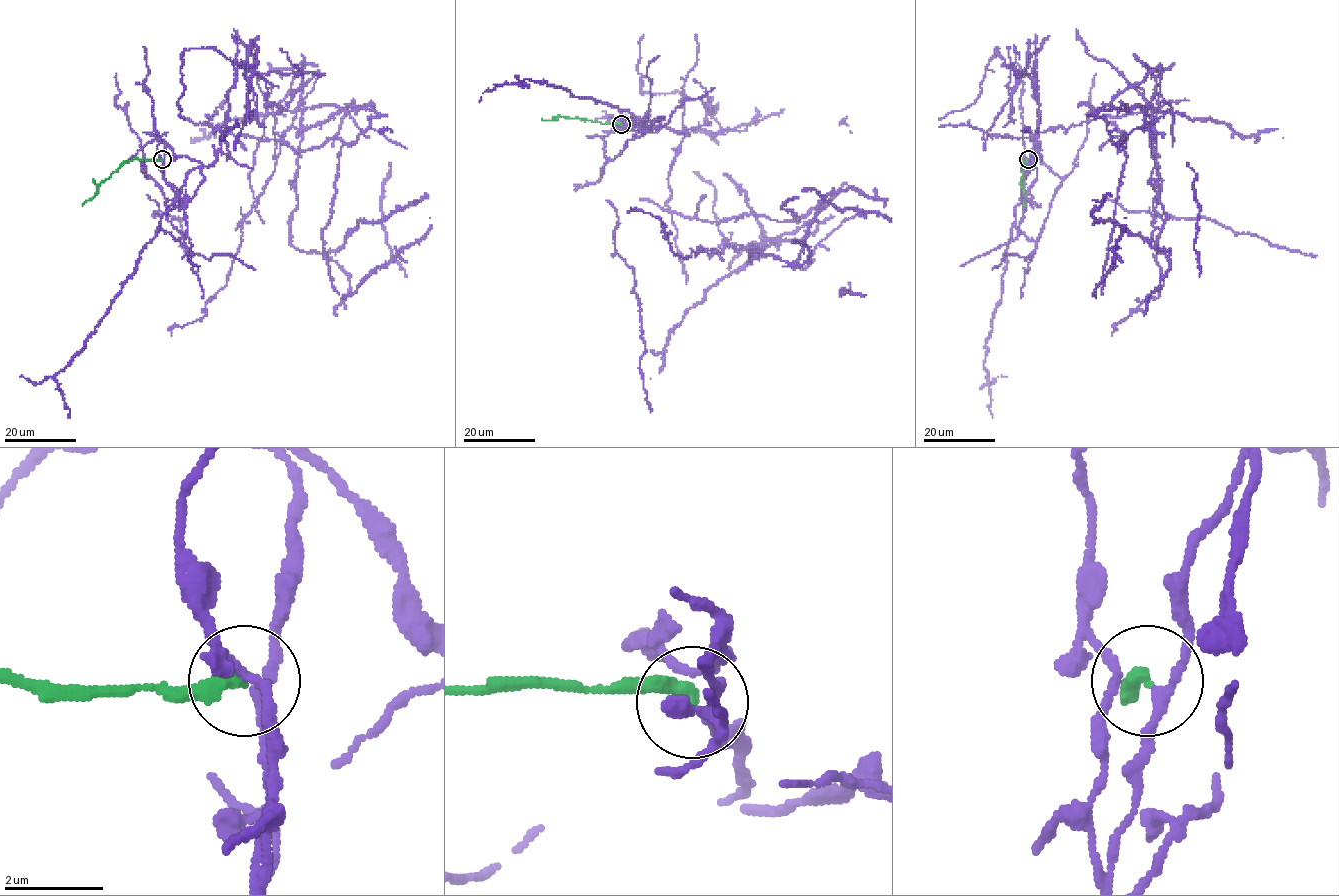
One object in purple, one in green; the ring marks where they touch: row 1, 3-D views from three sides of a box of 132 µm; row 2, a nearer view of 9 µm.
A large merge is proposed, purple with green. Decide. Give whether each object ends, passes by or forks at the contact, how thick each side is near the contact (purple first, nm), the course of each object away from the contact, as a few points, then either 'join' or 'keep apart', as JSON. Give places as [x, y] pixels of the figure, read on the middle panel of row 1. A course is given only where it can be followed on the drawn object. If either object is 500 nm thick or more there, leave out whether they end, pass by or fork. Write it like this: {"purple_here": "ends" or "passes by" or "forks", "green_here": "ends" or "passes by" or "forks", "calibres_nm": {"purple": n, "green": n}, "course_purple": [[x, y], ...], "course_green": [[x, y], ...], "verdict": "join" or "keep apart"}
{"purple_here": "passes by", "green_here": "ends", "calibres_nm": {"purple": 180, "green": 340}, "course_purple": [[621, 124], [685, 135], [684, 217], [790, 221], [837, 192], [749, 261], [795, 265], [829, 194], [883, 208]], "course_green": [[621, 124], [593, 122], [578, 117], [541, 119]], "verdict": "keep apart"}

